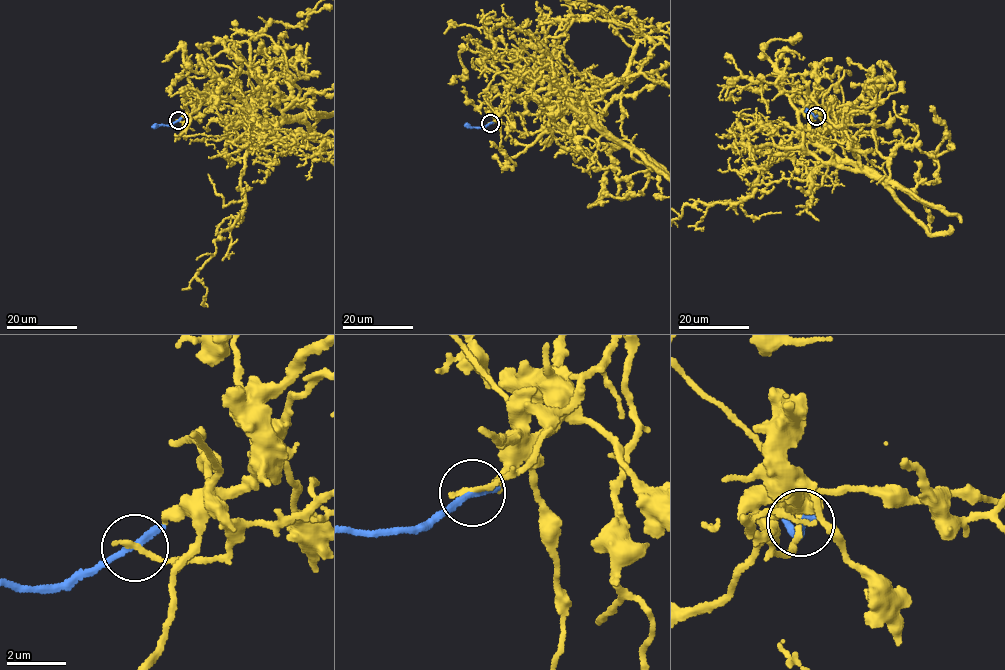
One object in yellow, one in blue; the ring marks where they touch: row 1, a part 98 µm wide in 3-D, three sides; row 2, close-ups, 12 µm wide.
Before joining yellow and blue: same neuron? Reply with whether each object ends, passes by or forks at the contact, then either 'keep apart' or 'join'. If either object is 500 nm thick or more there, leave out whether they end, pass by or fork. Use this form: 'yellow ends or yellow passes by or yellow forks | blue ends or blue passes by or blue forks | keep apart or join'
yellow ends | blue ends | join

